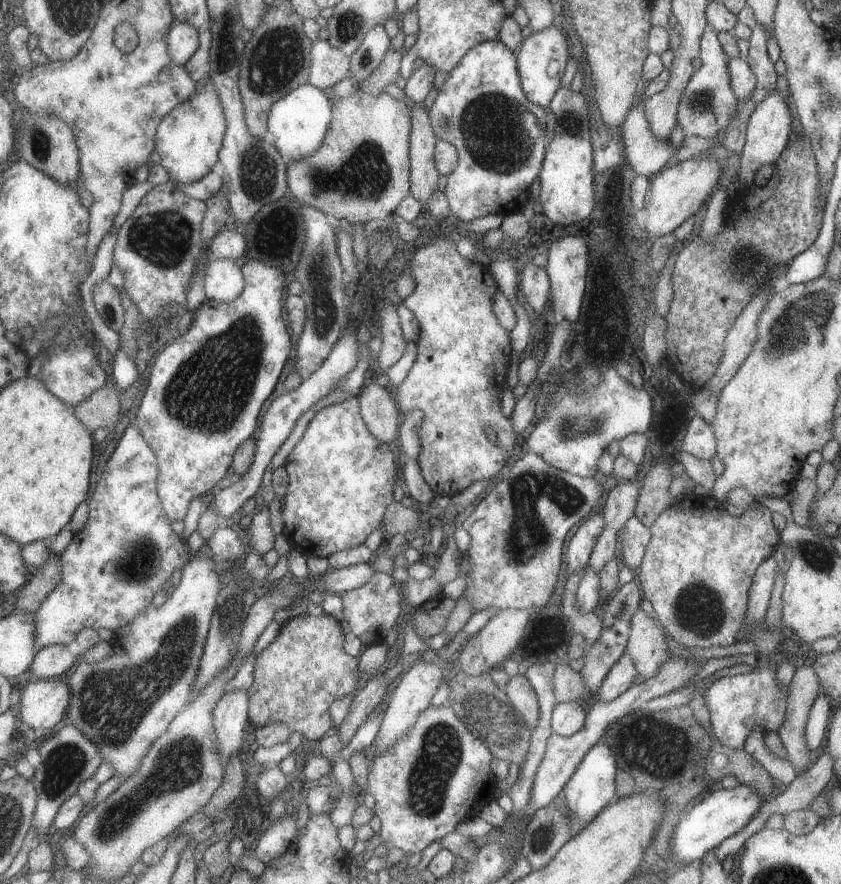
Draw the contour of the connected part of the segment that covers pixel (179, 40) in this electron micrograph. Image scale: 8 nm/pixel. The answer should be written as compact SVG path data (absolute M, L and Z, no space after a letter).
M176 22L170 30L170 55L178 65L187 61L200 49L200 34L198 28L191 23Z

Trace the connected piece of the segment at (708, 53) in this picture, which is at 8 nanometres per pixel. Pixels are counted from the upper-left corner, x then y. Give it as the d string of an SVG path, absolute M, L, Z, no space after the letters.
M707 24L700 40L700 67L688 78L680 94L676 121L683 136L701 136L701 138L715 138L719 130L725 130L727 124L737 114L737 99L730 85L727 70L728 56L719 44L716 30Z

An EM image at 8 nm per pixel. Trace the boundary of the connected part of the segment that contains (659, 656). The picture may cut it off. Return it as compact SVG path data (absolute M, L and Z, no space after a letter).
M637 609L630 620L628 642L624 652L634 662L638 680L644 680L653 676L657 669L660 669L660 664L671 657L665 642L671 641L671 638L661 626L657 627L659 626L657 619L649 618L641 609Z

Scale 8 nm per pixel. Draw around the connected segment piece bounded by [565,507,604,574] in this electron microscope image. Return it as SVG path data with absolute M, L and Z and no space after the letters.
M601 507L599 510L595 509L595 514L590 518L587 517L569 540L565 548L567 574L586 566L596 538L603 530L604 520L601 510Z

